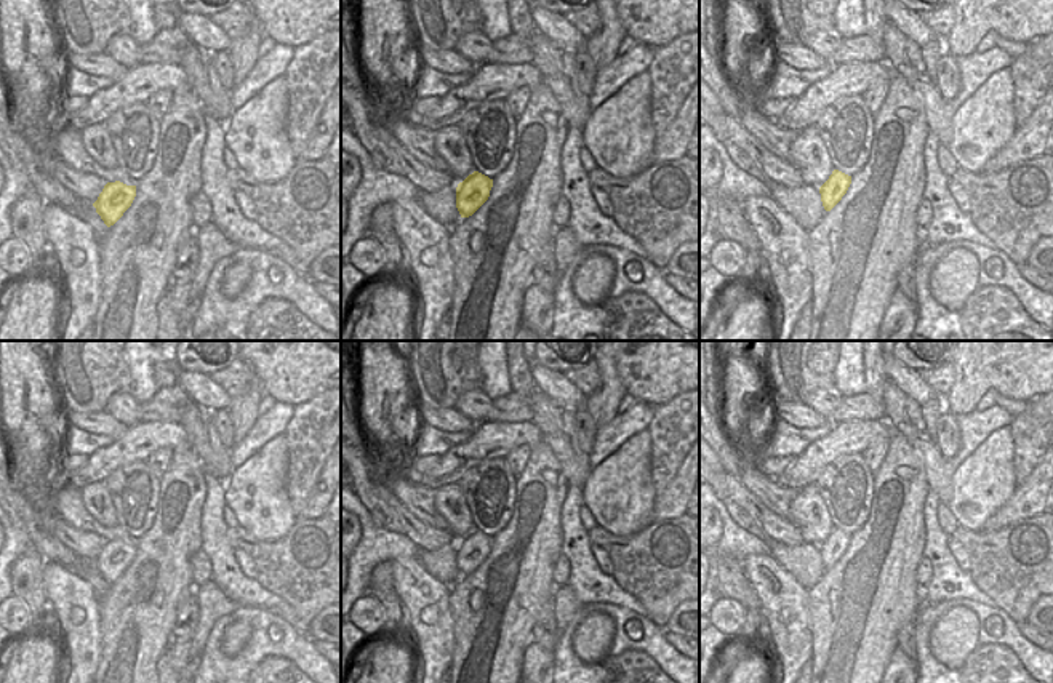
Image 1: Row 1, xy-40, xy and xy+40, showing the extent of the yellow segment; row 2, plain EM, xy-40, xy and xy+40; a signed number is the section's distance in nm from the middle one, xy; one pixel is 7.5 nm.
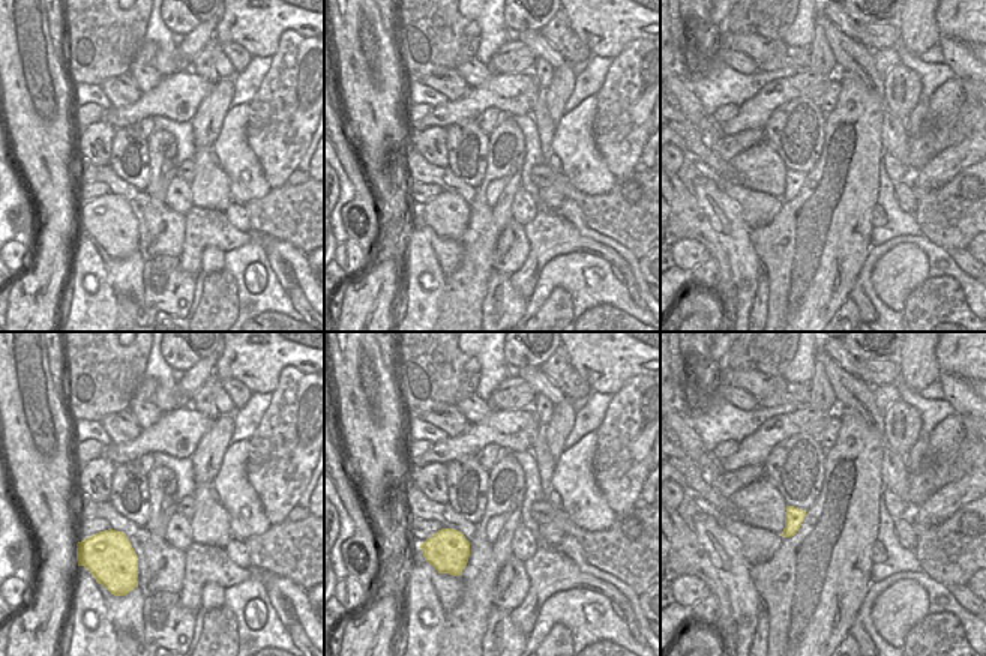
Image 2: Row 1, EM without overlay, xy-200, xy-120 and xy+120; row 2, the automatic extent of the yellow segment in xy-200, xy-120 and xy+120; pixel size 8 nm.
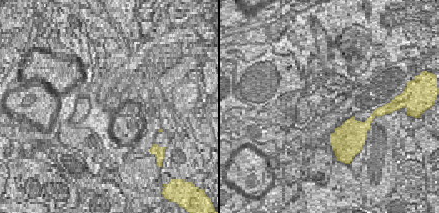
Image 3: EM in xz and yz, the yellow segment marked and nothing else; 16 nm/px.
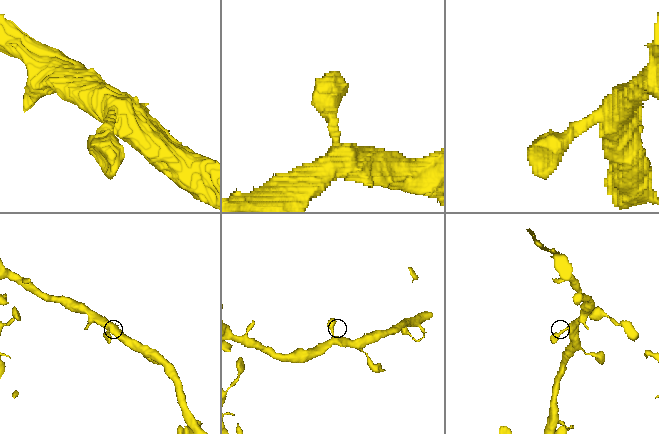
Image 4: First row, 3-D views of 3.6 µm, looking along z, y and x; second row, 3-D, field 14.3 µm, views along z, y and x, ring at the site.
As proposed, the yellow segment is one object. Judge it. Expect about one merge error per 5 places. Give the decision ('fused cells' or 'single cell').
single cell

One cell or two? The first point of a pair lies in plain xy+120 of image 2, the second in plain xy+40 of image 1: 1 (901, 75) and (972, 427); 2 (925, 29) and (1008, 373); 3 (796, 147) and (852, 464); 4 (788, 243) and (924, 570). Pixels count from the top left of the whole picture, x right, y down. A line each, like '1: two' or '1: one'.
1: two
2: two
3: one
4: two

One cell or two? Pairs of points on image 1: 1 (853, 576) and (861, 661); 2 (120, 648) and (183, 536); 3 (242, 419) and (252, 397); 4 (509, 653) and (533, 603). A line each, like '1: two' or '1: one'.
1: one
2: one
3: one
4: one

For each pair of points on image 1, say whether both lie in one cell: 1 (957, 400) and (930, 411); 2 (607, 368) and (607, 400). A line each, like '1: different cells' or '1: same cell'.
1: different cells
2: same cell

